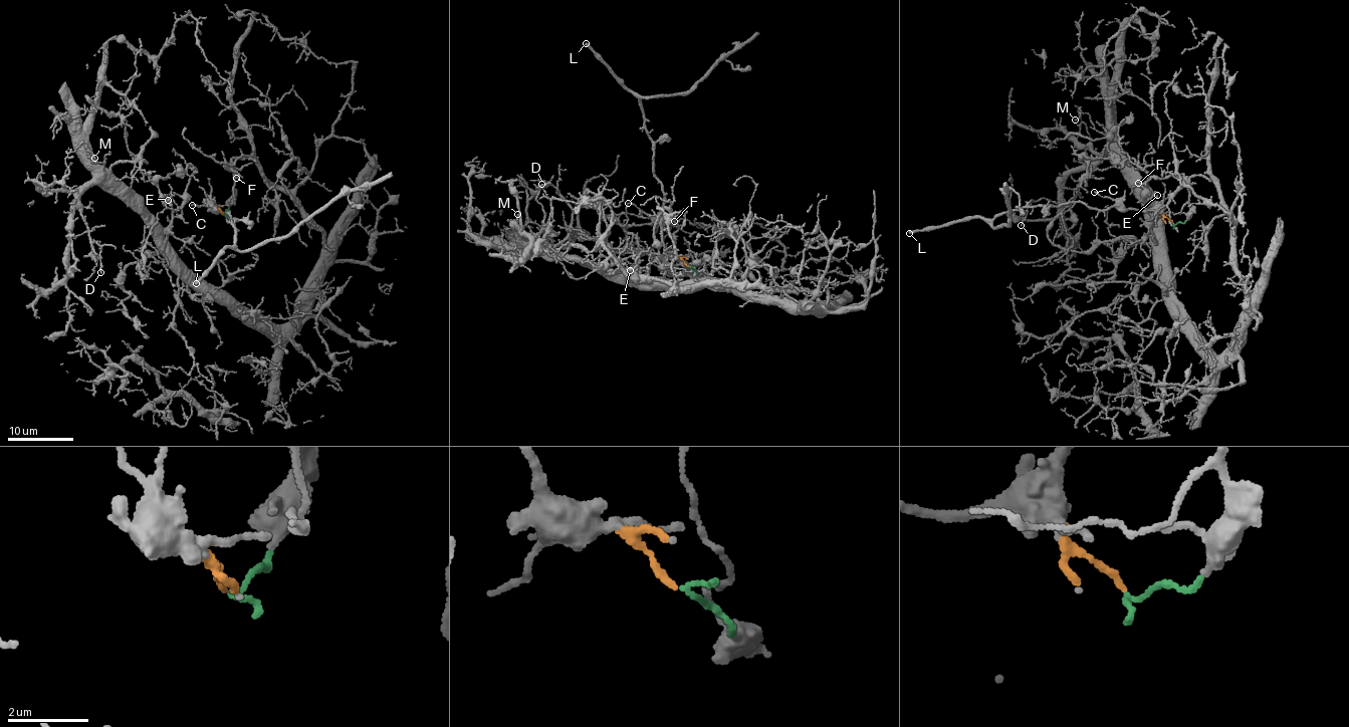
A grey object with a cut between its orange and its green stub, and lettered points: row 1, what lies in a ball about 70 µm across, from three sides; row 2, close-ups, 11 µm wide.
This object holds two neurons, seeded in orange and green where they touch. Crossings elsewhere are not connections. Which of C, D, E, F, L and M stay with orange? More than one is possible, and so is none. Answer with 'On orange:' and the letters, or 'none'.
On orange: C, L

